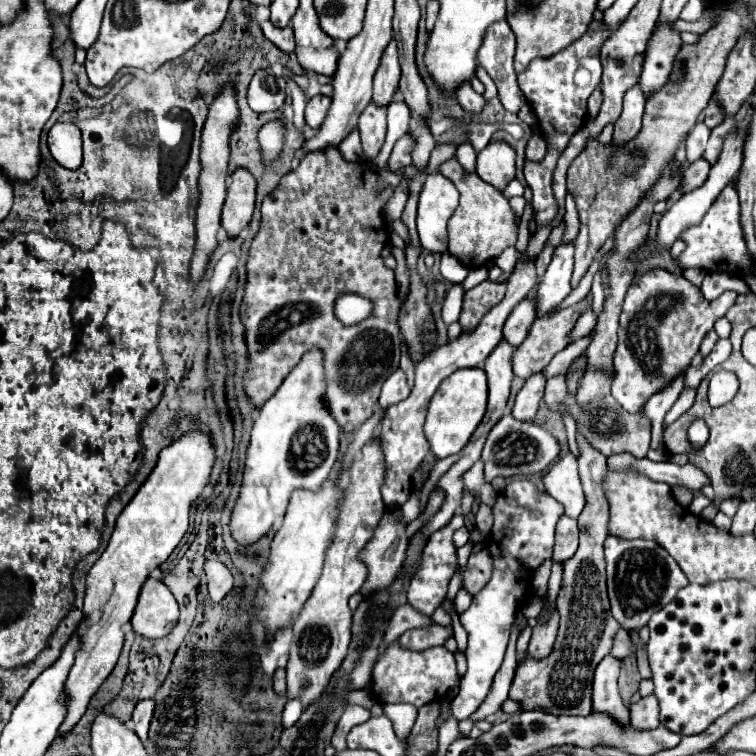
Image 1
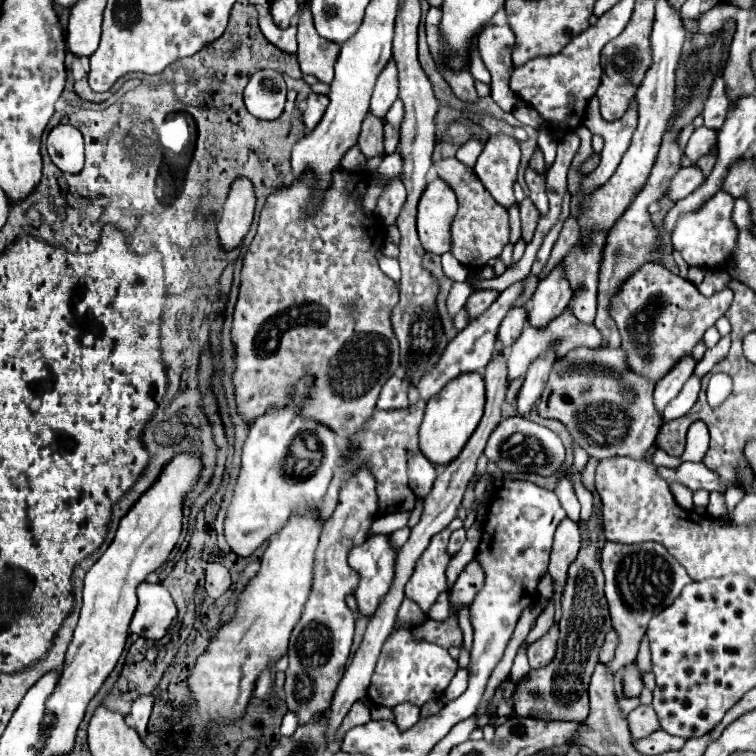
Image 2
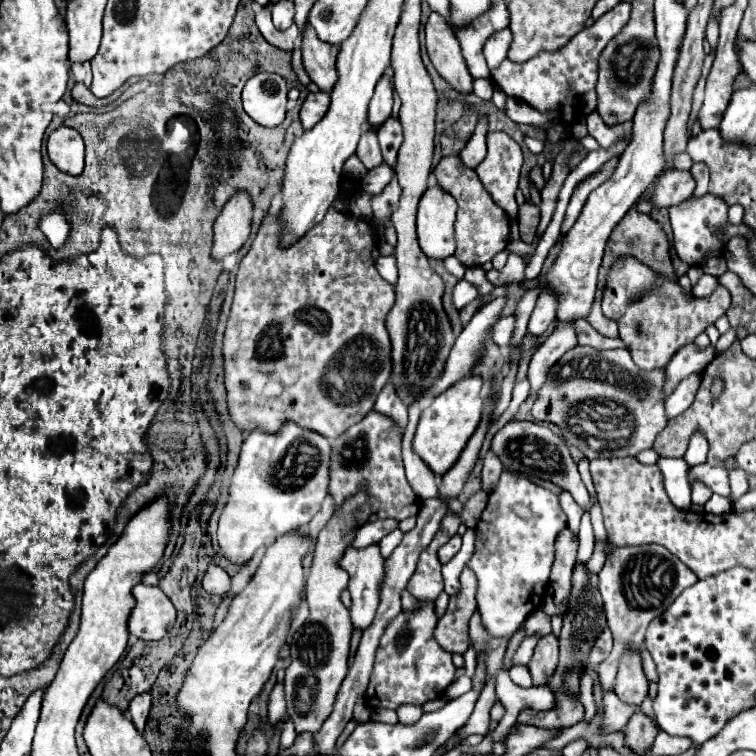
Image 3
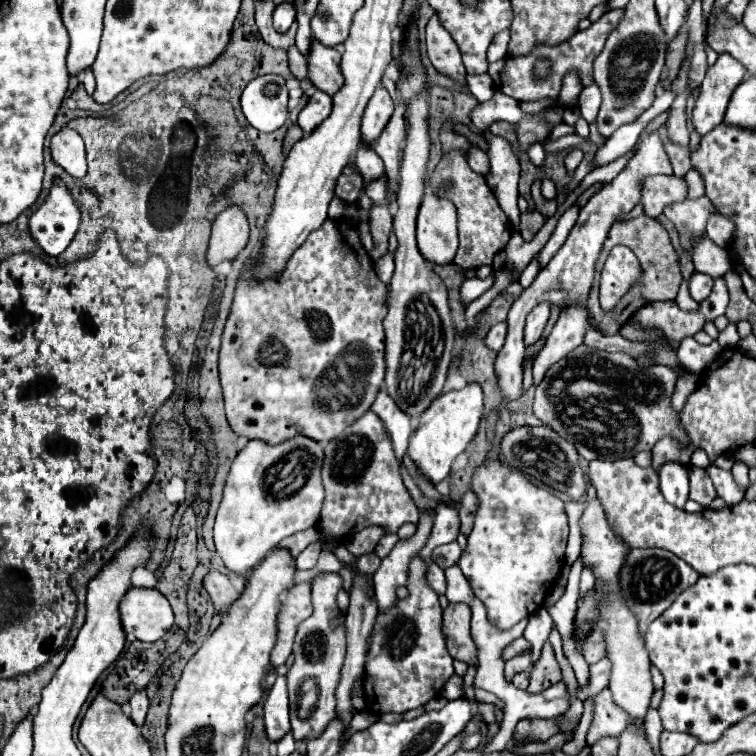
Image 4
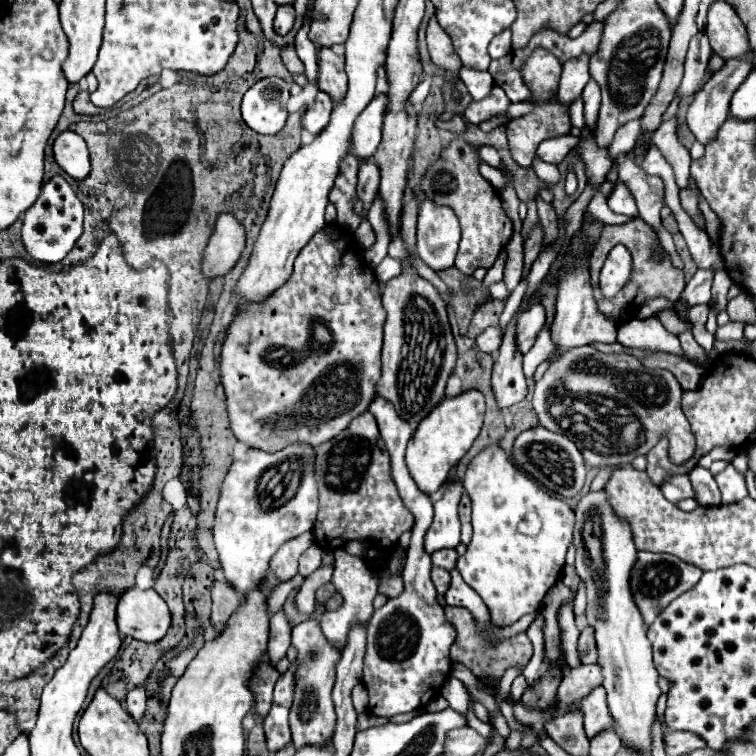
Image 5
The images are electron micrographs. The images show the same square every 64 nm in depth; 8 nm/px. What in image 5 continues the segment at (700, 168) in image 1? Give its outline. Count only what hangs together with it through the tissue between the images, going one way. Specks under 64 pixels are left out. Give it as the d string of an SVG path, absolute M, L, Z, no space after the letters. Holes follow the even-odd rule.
M618 154L614 158L616 166L618 166L618 180L626 184L626 188L630 190L632 198L636 200L640 218L657 232L660 244L665 252L670 256L673 265L682 270L684 265L676 251L672 235L662 226L660 222L660 208L664 206L662 202L662 194L664 194L664 186L662 180L658 176L650 176L642 170L642 166L630 158L628 154Z

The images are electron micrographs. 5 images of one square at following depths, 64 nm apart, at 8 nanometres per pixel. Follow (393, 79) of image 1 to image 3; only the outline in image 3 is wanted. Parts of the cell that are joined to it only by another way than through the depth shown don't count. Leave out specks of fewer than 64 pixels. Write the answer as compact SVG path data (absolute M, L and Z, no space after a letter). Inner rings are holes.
M382 76L370 100L370 108L368 108L370 128L374 130L380 128L390 118L390 114L392 114L392 86L390 86L390 78Z

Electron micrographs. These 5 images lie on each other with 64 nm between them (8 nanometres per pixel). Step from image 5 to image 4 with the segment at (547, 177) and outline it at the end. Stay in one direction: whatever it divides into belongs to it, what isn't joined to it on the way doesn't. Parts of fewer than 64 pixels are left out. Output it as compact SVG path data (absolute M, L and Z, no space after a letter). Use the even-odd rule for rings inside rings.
M534 144L534 146L530 146L530 152L528 152L528 156L530 156L530 162L536 166L536 168L542 168L544 166L544 150L542 150L542 144Z

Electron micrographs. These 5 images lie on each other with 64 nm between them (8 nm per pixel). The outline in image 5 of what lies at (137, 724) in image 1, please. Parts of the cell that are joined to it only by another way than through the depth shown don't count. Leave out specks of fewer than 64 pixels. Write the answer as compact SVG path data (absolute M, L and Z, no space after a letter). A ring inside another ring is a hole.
M136 686L136 688L132 688L128 692L128 696L126 696L126 708L132 714L132 718L136 722L140 722L144 710L146 710L146 692L144 692L144 686Z

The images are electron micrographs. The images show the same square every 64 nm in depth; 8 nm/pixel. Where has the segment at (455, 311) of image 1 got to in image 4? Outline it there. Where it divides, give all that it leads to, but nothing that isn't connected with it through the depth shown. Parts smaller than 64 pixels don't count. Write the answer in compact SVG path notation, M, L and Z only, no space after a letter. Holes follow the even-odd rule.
M494 268L492 274L490 274L488 278L484 278L484 280L478 280L478 278L466 280L466 282L462 284L462 290L460 290L464 304L470 304L470 302L476 300L478 296L482 296L486 290L490 290L492 284L494 284L494 280L496 280L496 268Z

